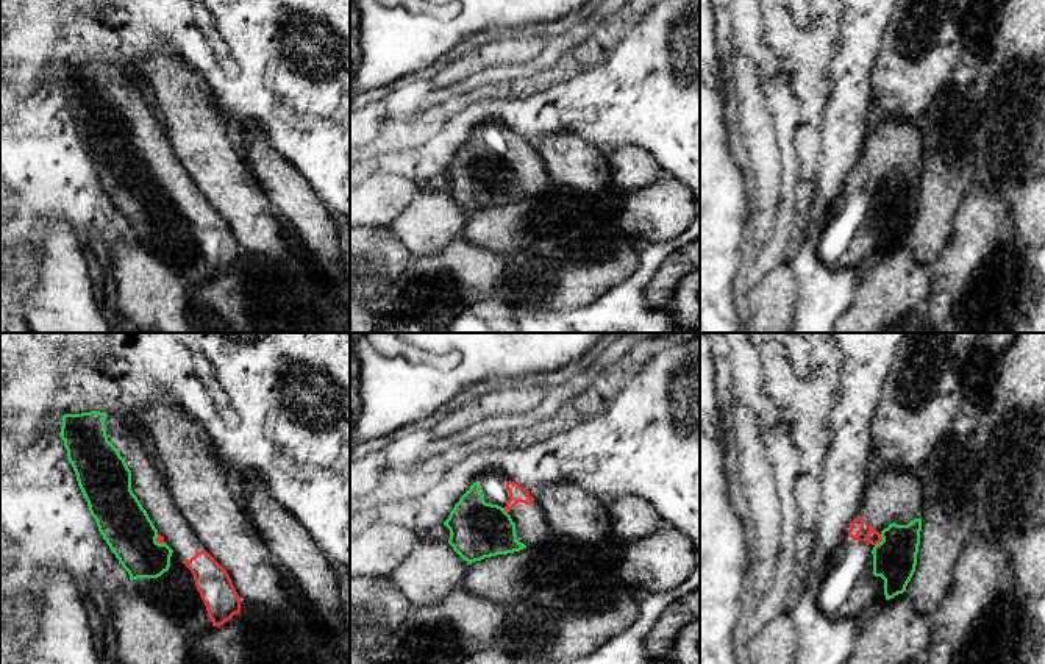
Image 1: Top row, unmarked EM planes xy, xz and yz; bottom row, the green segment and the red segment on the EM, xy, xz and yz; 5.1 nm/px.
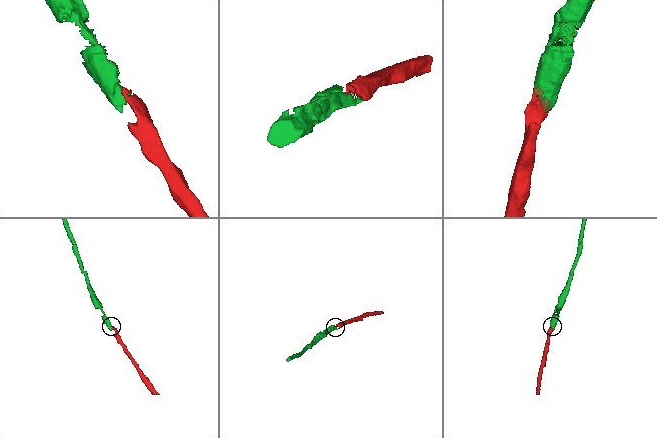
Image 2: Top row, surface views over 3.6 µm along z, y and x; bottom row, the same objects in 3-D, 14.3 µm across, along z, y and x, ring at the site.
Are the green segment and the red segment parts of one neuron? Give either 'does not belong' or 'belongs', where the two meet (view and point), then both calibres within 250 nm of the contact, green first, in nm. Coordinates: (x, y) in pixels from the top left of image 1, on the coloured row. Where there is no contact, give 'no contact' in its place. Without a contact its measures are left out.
belongs; meets green in yz at (881, 541); 220 nm thick on the green side, 70 nm on the other

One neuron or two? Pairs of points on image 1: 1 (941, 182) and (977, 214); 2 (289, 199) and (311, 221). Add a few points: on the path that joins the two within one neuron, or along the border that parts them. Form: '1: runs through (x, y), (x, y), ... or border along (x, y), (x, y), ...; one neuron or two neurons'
1: border along (975, 182), (958, 208), (948, 235); two neurons
2: runs through (294, 203), (306, 216); one neuron

